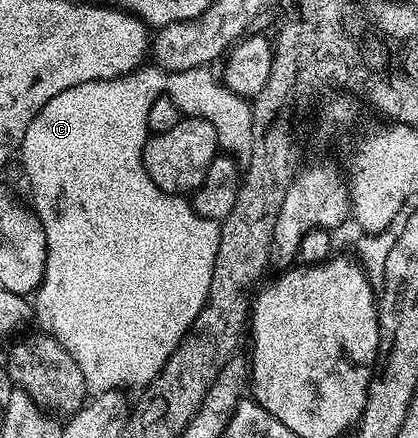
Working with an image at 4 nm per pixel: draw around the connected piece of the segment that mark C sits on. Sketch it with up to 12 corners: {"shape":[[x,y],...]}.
{"shape":[[168,77],[72,85],[20,159],[39,328],[147,387],[222,232],[144,169]]}

